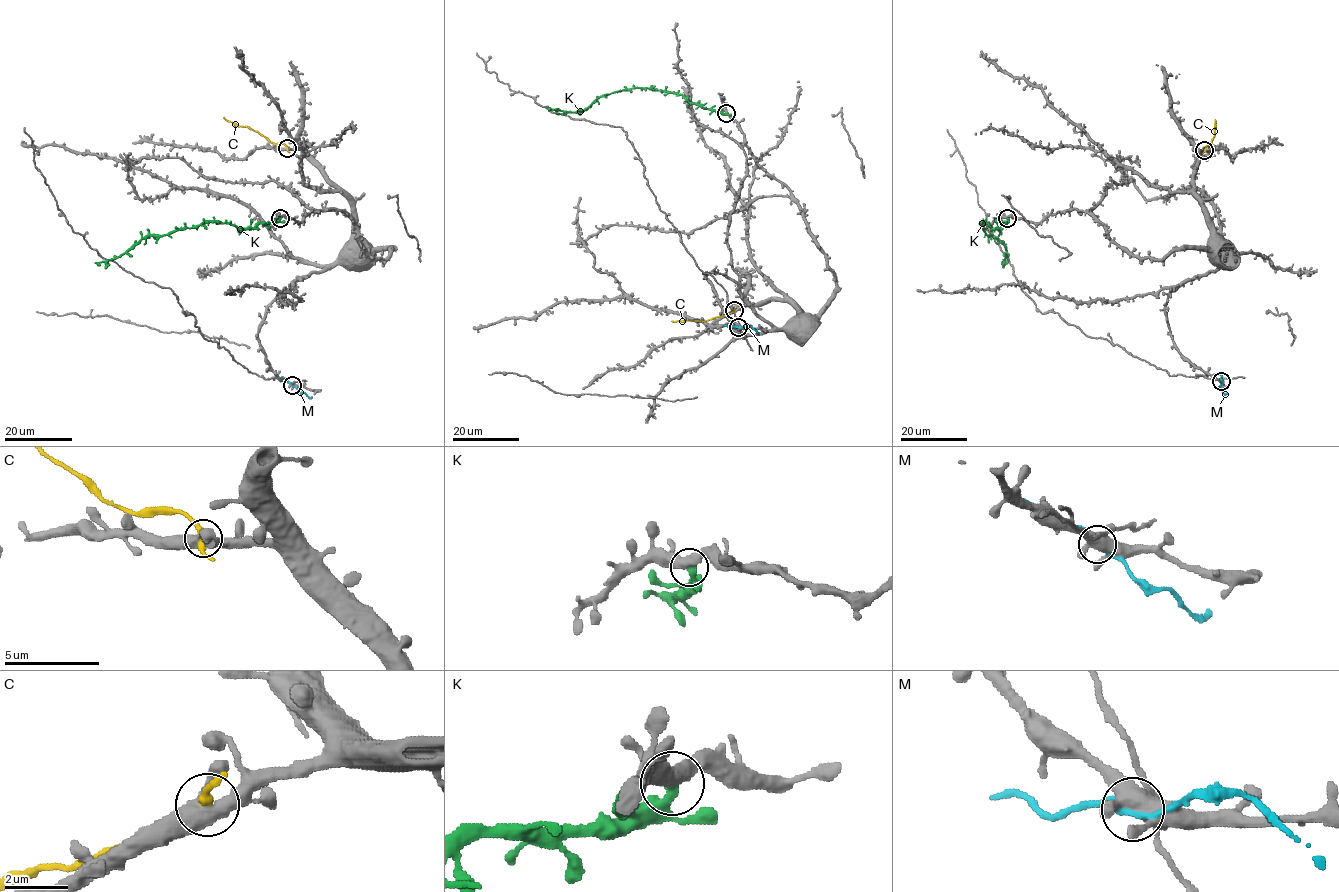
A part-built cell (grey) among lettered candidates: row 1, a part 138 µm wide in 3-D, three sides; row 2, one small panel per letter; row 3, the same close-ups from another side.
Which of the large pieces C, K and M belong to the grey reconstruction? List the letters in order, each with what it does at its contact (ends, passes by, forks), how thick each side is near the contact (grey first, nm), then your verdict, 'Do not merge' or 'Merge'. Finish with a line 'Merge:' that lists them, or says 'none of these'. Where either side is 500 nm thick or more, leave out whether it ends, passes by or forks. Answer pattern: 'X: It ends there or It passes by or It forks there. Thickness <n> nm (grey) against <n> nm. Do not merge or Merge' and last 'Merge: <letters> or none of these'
C: It passes by. Thickness 440 nm (grey) against 320 nm. Do not merge
K: It ends there. Thickness 440 nm (grey) against 380 nm. Do not merge
M: It passes by. Thickness 480 nm (grey) against 280 nm. Do not merge
Merge: none of these

